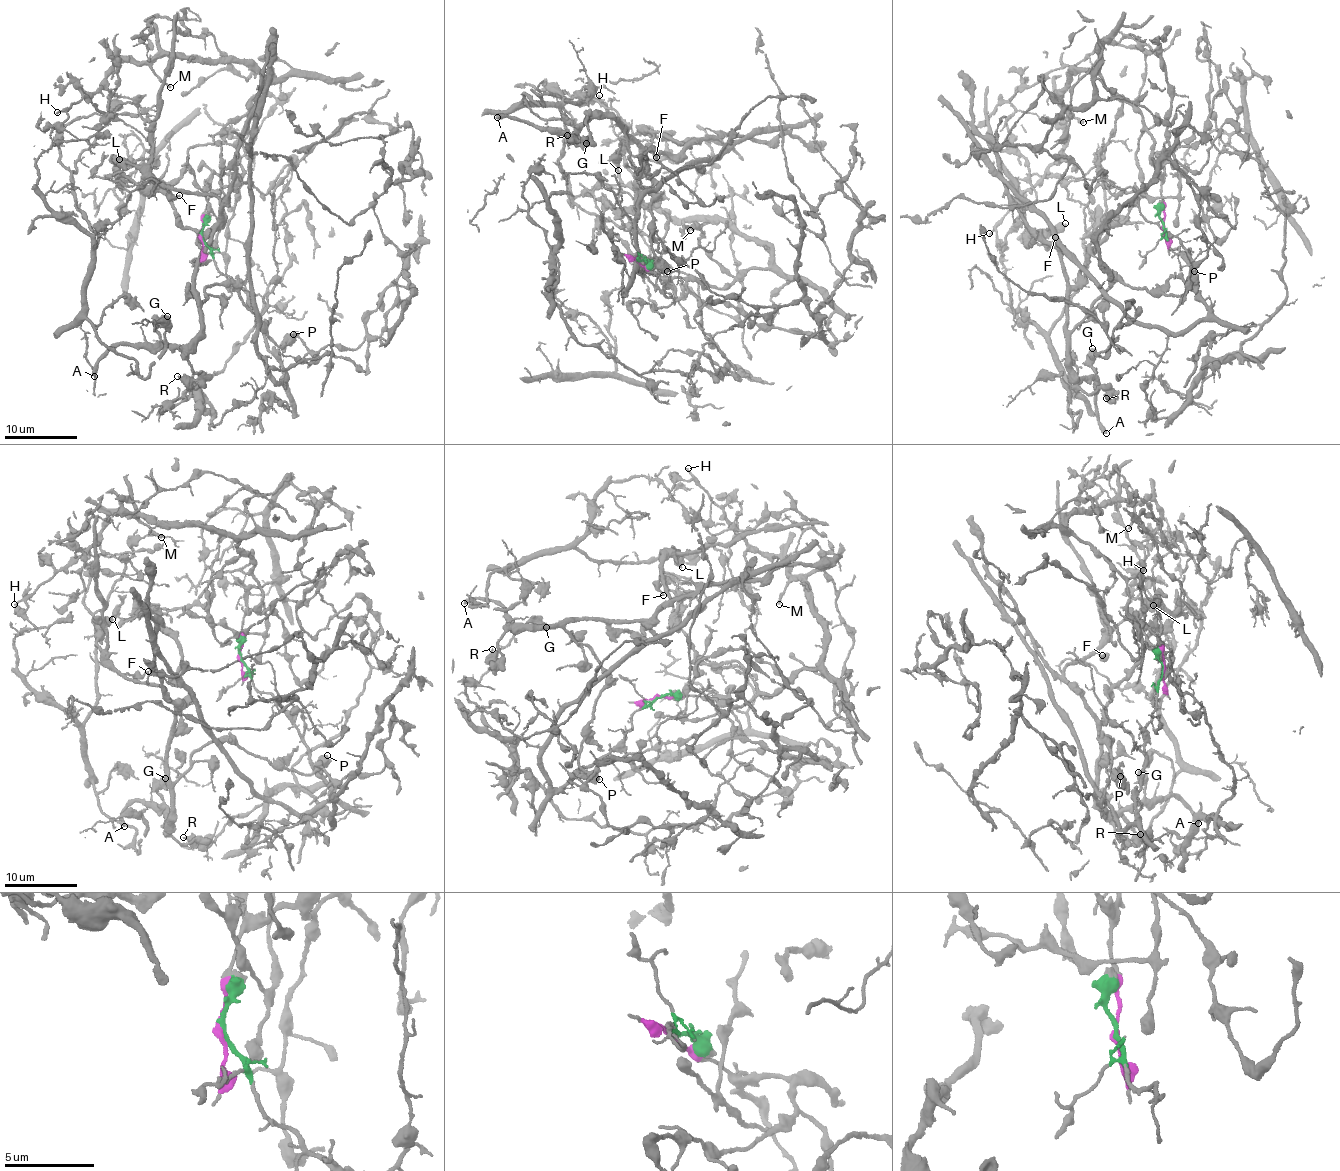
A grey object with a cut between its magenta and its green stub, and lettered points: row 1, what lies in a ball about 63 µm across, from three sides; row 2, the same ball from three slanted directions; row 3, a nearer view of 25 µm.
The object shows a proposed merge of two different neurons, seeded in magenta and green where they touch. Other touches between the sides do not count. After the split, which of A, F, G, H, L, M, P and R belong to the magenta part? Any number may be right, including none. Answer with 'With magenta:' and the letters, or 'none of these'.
With magenta: H, M

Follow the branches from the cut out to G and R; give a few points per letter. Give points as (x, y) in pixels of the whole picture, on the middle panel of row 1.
G: (636, 259), (647, 268), (638, 263), (653, 247), (653, 198), (612, 117), (577, 123), (572, 135), (587, 143)
R: (636, 259), (647, 268), (638, 263), (653, 247), (653, 198), (624, 130), (591, 115), (581, 141), (567, 135)

